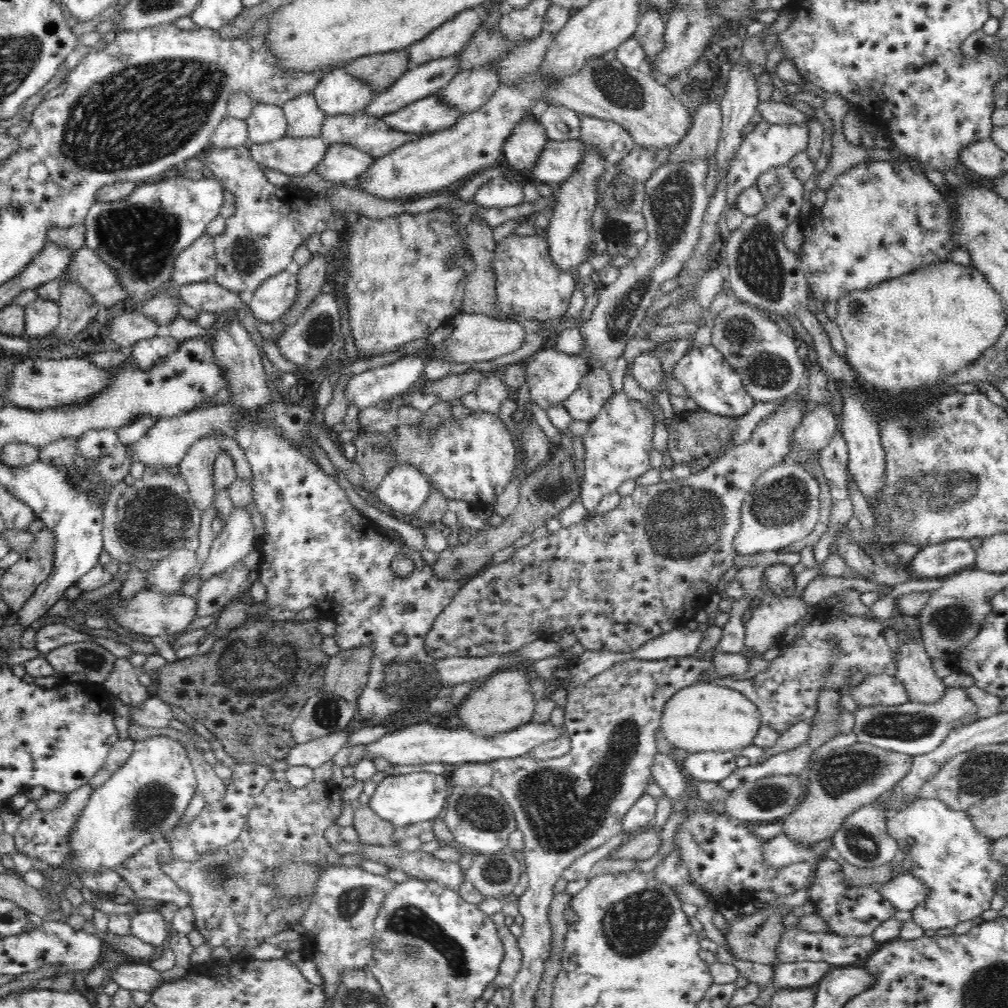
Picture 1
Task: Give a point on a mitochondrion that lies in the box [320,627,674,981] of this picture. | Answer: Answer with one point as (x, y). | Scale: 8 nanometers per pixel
(563, 813)

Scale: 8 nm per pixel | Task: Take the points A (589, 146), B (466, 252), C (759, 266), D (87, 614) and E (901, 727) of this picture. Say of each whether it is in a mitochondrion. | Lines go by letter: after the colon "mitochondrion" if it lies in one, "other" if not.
A: other
B: other
C: mitochondrion
D: other
E: mitochondrion

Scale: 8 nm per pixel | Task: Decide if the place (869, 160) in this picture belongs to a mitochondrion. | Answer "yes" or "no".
no

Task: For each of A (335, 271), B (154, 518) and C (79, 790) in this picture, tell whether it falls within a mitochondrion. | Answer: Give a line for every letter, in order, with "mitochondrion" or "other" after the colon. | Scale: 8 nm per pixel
A: other
B: mitochondrion
C: other

